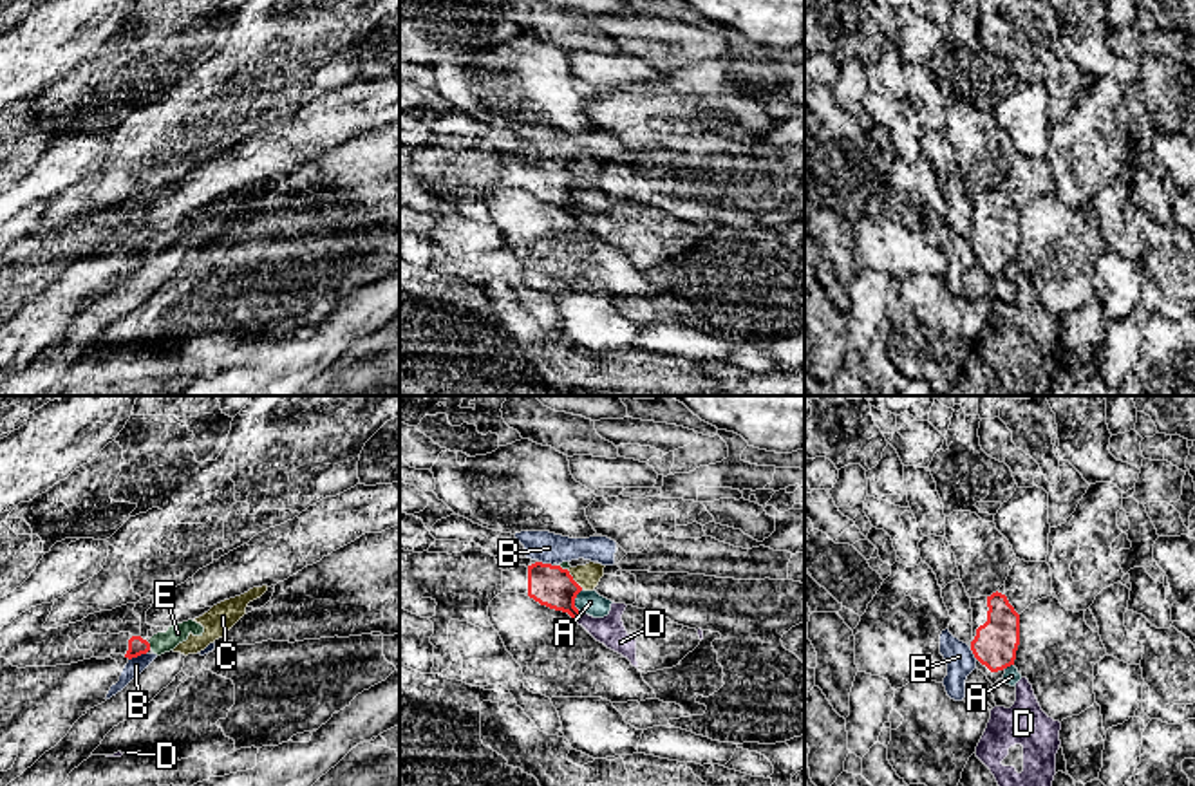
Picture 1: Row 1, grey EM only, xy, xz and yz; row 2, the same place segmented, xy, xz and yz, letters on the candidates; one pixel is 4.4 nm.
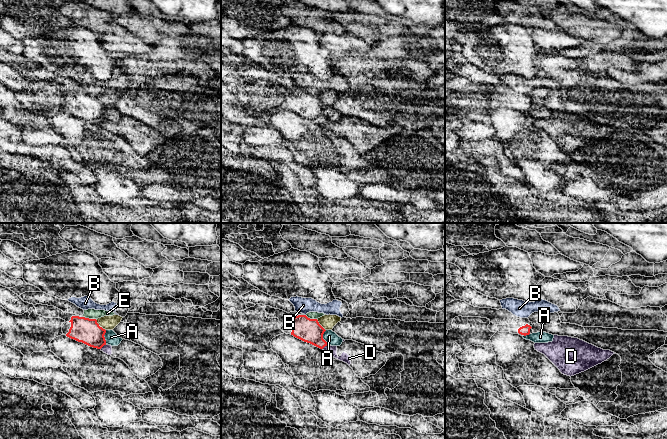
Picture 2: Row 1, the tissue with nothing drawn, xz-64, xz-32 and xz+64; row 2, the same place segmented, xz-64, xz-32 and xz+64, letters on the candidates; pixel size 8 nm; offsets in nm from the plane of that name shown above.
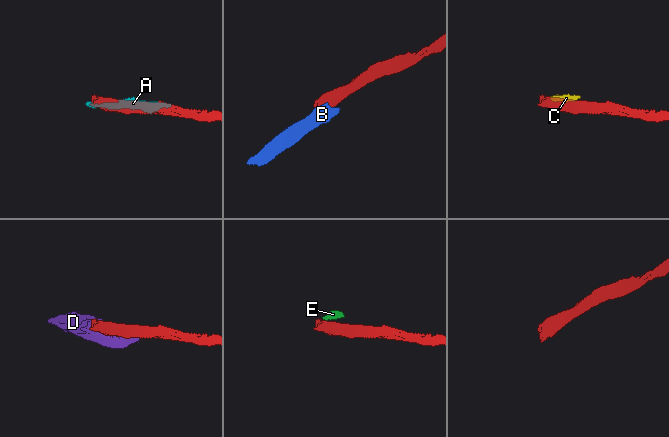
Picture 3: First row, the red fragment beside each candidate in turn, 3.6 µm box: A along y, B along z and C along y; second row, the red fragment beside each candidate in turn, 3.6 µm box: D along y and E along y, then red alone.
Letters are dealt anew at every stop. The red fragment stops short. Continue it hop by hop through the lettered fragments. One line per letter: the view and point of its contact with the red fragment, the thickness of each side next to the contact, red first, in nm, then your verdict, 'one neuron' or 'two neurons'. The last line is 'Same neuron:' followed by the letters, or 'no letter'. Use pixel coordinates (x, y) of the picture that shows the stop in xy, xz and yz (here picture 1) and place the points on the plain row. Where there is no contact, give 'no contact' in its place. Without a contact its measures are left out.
A: contact xz (573, 197); calibres 190 and 110 nm; two neurons
B: contact xy (138, 250); calibres 80 and 80 nm; two neurons
C: contact xz (572, 174); calibres 190 and 110 nm; two neurons
D: contact xz (579, 212); calibres 190 and 130 nm; two neurons
E: contact xy (149, 241); calibres 80 and 100 nm; two neurons
Same neuron: no letter

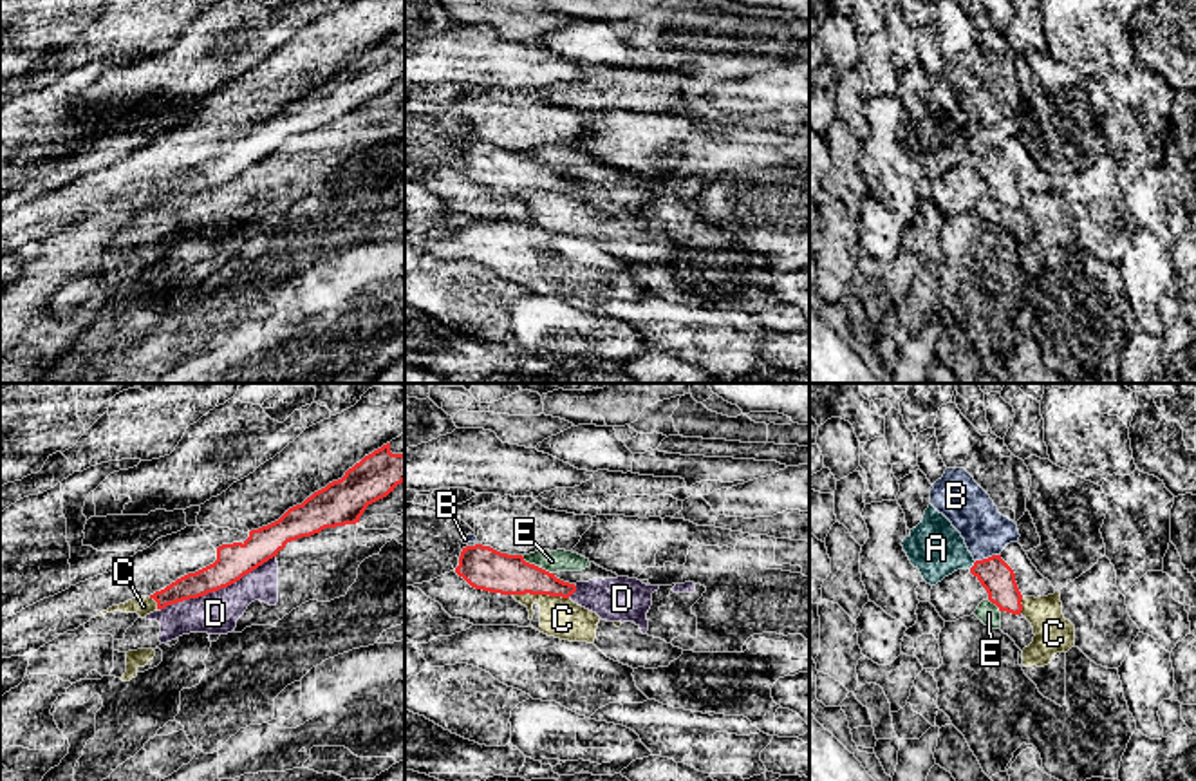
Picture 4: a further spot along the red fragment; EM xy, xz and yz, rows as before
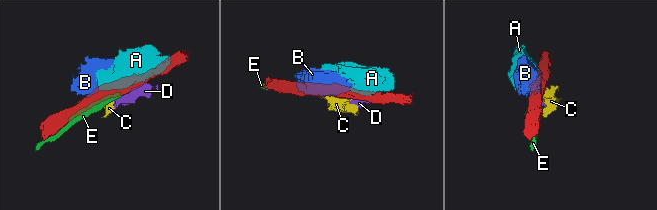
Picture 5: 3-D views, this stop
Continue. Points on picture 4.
A: contact yz (974, 159); calibres 150 and 240 nm; two neurons
B: contact yz (989, 152); calibres 150 and 200 nm; two neurons
C: contact xz (541, 188); calibres 190 and 180 nm; two neurons
D: contact xy (217, 185); calibres 160 and 190 nm; two neurons
E: contact xz (537, 161); calibres 190 and 100 nm; two neurons
Same neuron: no letter

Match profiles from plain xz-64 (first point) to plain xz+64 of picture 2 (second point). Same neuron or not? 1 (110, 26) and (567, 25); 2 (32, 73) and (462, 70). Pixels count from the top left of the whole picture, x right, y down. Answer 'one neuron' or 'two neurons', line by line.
1: two neurons
2: one neuron

